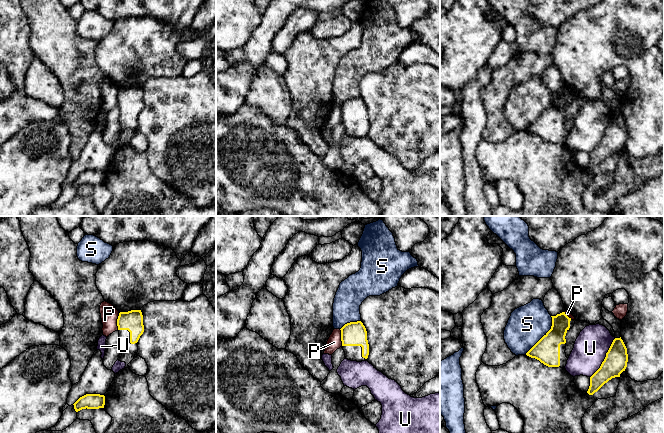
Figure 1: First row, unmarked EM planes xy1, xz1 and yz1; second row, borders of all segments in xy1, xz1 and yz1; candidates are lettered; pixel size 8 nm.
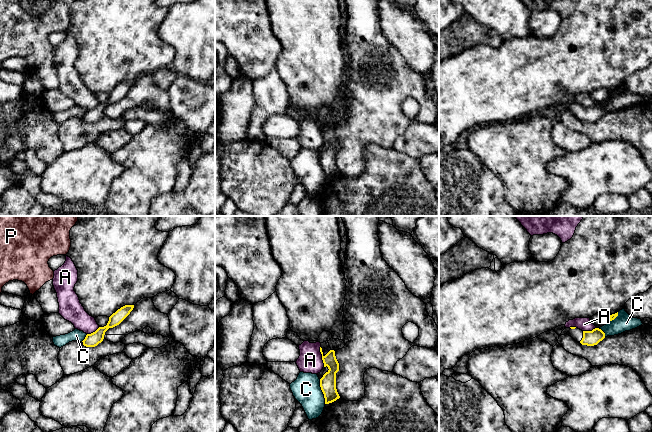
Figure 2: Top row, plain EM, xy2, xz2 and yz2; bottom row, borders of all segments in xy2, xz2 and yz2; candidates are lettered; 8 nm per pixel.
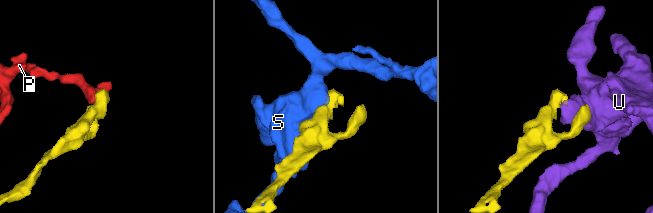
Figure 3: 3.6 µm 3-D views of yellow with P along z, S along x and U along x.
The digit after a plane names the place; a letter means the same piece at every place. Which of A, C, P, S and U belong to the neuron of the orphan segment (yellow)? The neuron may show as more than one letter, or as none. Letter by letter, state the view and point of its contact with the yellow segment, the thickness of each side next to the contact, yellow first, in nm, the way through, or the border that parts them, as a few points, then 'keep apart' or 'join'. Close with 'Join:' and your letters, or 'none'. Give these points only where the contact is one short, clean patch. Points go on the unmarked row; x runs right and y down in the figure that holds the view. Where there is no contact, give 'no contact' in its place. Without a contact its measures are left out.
A: meets yellow in xz2 at (322, 132); 130 nm thick on the yellow side, 190 nm on the other; border along xz2 (320, 122), (324, 142); keep apart
C: meets yellow in xz2 at (322, 167); 130 nm thick on the yellow side, 220 nm on the other; keep apart
P: meets yellow in xy1 at (117, 97); 160 nm thick on the yellow side, 140 nm on the other; border along xy1 (119, 89), (117, 105); keep apart
S: meets yellow in yz1 at (544, 111); 200 nm thick on the yellow side, 300 nm on the other; keep apart
U: meets yellow in yz1 at (605, 134); 190 nm thick on the yellow side, 260 nm on the other; border along yz1 (615, 114), (600, 143), (590, 153); keep apart
Join: none

